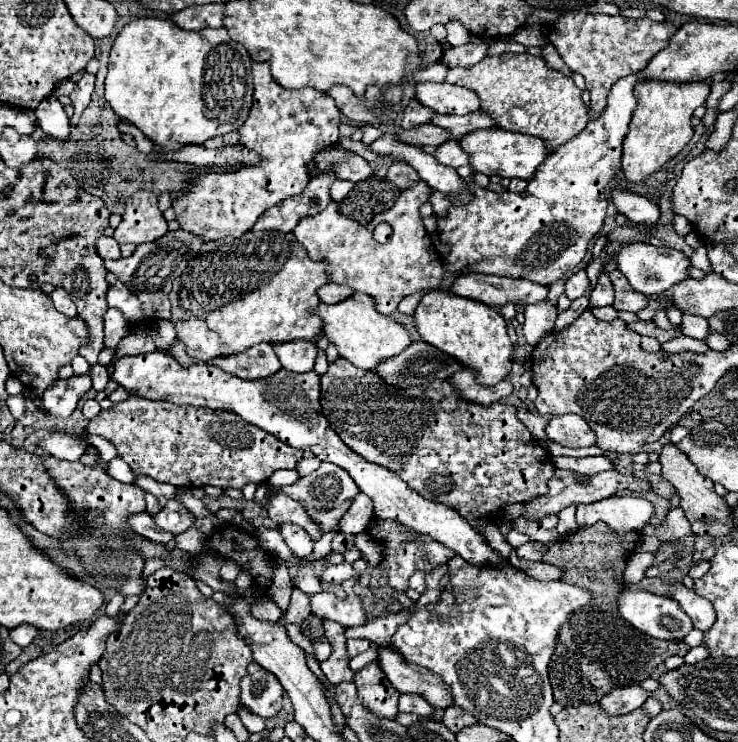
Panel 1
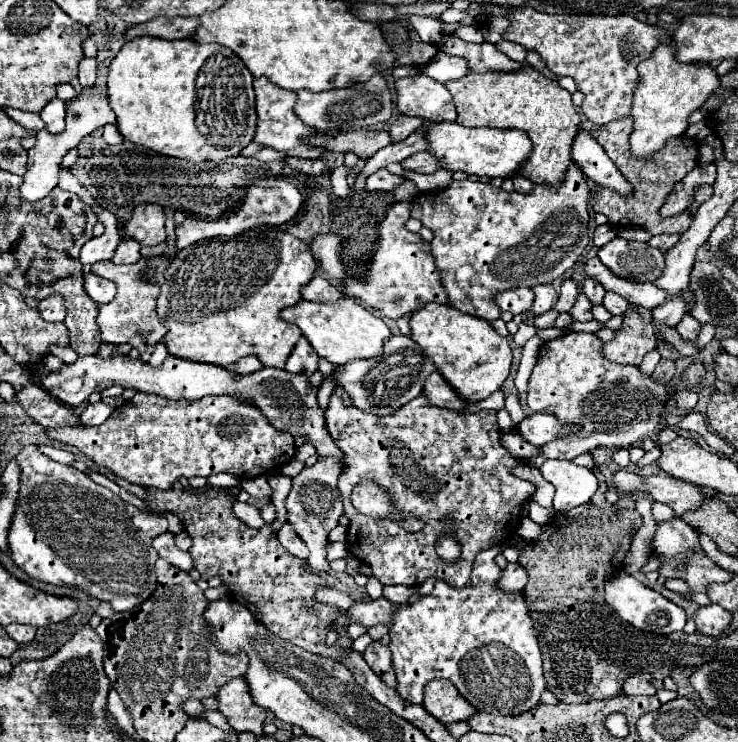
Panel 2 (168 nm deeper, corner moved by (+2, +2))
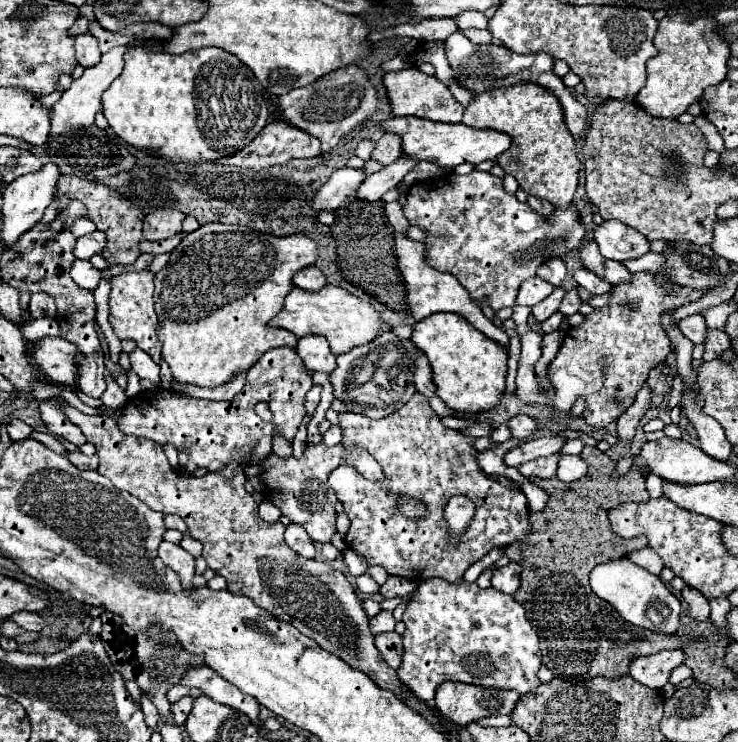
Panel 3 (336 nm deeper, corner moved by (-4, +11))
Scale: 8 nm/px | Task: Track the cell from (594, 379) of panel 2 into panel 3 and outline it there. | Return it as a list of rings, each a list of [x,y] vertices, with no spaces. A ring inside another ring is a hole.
[[[550,435],[550,437],[536,437],[512,451],[508,451],[504,455],[504,465],[506,467],[520,467],[522,463],[542,457],[542,455],[550,455],[550,453],[558,453],[560,447],[566,443],[564,437],[558,435]]]

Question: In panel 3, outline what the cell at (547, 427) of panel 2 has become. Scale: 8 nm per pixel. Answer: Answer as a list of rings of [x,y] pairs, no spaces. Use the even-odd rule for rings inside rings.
[[[516,415],[508,421],[508,429],[512,433],[512,437],[516,439],[526,439],[526,437],[532,437],[538,433],[538,425],[532,417],[528,415]]]

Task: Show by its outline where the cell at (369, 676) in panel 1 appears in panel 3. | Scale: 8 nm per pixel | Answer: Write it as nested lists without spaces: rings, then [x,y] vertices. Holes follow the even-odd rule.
[[[396,631],[376,635],[376,647],[378,647],[378,651],[382,653],[384,661],[386,661],[392,669],[398,669],[398,667],[400,667],[404,647],[402,647],[402,637],[400,637]]]

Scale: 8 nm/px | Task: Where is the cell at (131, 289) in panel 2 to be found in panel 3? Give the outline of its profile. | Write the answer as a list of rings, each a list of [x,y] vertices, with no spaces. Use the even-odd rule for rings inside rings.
[[[140,271],[140,273],[120,273],[112,277],[110,281],[112,291],[110,291],[110,325],[116,331],[120,339],[132,339],[142,351],[146,351],[154,363],[160,363],[160,351],[162,343],[158,341],[156,325],[158,317],[154,311],[154,275],[150,271]]]

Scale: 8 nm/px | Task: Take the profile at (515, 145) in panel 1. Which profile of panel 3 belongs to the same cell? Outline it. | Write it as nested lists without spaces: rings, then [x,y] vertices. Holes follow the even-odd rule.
[[[392,117],[380,123],[384,133],[394,133],[402,139],[402,153],[404,157],[416,159],[416,161],[432,161],[442,167],[454,169],[462,163],[480,163],[484,159],[494,161],[500,153],[504,153],[510,147],[510,137],[488,131],[488,129],[470,129],[464,123],[458,125],[446,125],[446,123],[434,123],[420,117]]]

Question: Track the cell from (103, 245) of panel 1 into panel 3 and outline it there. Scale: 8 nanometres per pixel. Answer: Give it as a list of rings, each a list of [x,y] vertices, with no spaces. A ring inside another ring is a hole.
[[[94,231],[94,233],[90,233],[90,235],[80,237],[80,239],[76,241],[72,253],[74,253],[76,259],[90,259],[92,255],[100,253],[102,245],[106,245],[106,237],[104,237],[104,233]]]

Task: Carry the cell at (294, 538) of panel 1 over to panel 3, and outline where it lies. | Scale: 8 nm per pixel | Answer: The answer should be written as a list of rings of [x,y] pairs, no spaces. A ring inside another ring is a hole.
[[[290,523],[290,525],[286,527],[284,537],[286,537],[286,543],[288,543],[298,555],[302,555],[302,557],[306,557],[306,559],[312,559],[312,557],[314,557],[316,547],[314,547],[312,539],[308,537],[308,533],[306,533],[300,525]]]

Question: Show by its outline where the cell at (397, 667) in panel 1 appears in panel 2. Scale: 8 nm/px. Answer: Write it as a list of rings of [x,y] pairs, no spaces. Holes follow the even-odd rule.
[[[432,680],[424,686],[424,708],[436,720],[448,722],[462,722],[464,718],[472,716],[476,710],[468,706],[468,702],[458,694],[456,686],[448,680]]]

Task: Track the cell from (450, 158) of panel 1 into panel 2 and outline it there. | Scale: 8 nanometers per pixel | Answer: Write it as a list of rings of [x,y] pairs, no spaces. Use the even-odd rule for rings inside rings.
[[[418,152],[418,154],[408,156],[402,162],[402,168],[414,170],[414,172],[422,172],[422,174],[432,174],[434,170],[440,168],[440,160],[432,152]]]

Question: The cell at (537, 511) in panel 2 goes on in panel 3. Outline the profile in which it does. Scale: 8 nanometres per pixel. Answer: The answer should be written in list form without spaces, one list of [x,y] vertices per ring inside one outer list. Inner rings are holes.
[[[528,481],[528,483],[520,485],[520,491],[526,495],[530,511],[542,511],[544,509],[544,505],[548,501],[548,493],[544,489],[540,489],[540,487],[536,487],[534,483]]]

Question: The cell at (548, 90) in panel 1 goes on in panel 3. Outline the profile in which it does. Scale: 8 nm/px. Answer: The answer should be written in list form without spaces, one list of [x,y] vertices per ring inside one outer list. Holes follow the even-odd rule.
[[[514,85],[510,89],[476,95],[464,111],[462,123],[510,135],[512,147],[504,151],[496,163],[518,181],[518,187],[526,191],[526,195],[546,199],[556,209],[568,209],[576,193],[580,161],[574,151],[574,137],[562,121],[562,107],[546,93],[546,89],[538,89],[538,85]]]

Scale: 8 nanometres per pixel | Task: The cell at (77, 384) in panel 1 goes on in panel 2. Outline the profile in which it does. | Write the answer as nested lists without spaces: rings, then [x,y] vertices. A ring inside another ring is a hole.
[[[118,354],[110,358],[96,358],[96,356],[78,358],[74,364],[64,364],[58,372],[52,372],[42,378],[42,388],[48,394],[52,394],[58,402],[70,408],[80,406],[92,392],[102,392],[104,388],[110,386],[132,388],[136,392],[156,394],[176,402],[178,400],[194,402],[204,396],[222,396],[222,394],[234,396],[236,400],[258,408],[276,430],[288,432],[292,436],[296,434],[296,438],[306,438],[306,442],[314,444],[320,458],[330,456],[344,466],[344,454],[336,446],[336,442],[332,442],[332,436],[328,434],[324,422],[324,410],[318,404],[318,388],[312,386],[308,376],[304,374],[290,374],[280,368],[262,368],[260,372],[238,376],[216,364],[194,362],[172,354],[168,354],[164,364],[156,368],[150,362],[144,362],[142,358],[132,360],[128,354]]]

